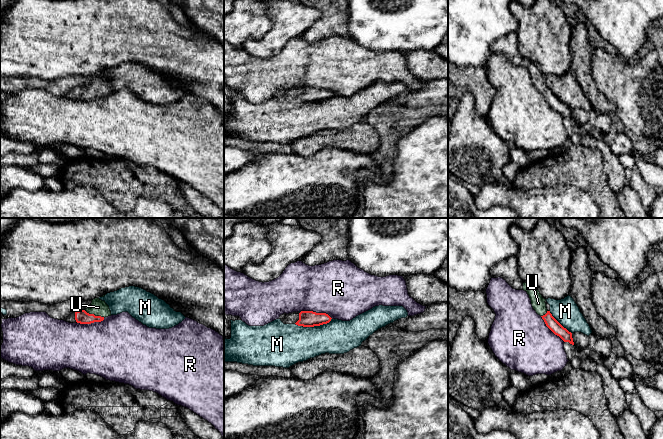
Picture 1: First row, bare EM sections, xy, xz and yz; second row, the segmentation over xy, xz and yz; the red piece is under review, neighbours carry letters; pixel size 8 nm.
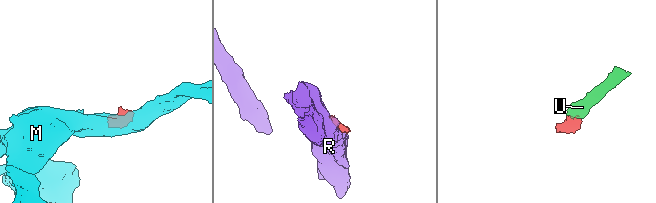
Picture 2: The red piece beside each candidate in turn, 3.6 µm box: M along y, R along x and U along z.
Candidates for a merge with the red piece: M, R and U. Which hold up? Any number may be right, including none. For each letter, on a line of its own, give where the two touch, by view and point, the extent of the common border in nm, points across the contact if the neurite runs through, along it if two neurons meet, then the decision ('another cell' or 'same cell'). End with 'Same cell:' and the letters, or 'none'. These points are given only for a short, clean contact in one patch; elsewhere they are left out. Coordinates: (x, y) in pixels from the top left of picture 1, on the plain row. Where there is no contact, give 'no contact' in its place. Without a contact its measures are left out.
M: meets red in xz at (313, 102); contact 300 nm long; border along xz (331, 94), (328, 98), (319, 101), (298, 102), (295, 100); another cell
R: meets red in xz at (315, 88); contact 280 nm long; border along xz (300, 87), (325, 88), (332, 94); another cell
U: meets red in xy at (93, 90); contact 180 nm long; runs through xy (81, 92), (93, 90), (98, 83); same cell
Same cell: U

